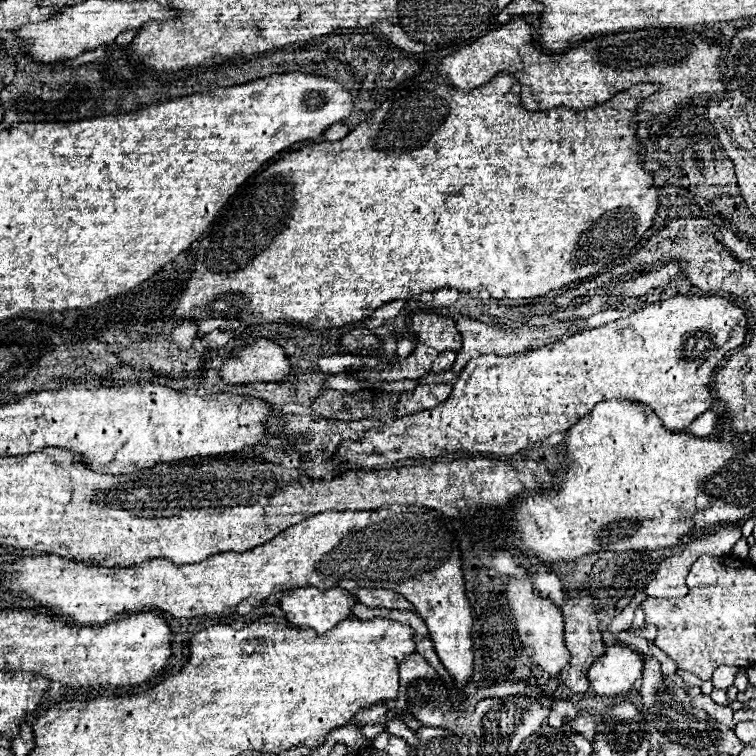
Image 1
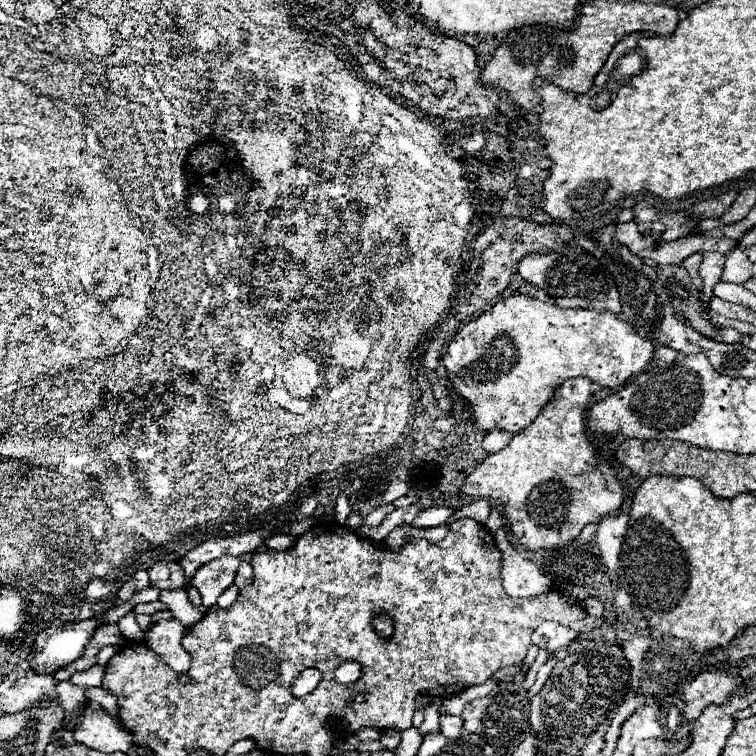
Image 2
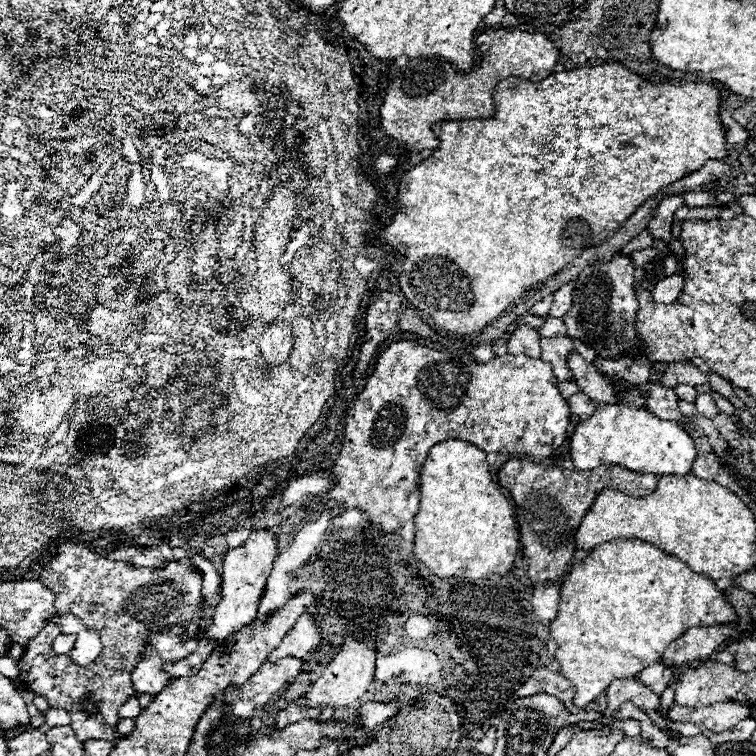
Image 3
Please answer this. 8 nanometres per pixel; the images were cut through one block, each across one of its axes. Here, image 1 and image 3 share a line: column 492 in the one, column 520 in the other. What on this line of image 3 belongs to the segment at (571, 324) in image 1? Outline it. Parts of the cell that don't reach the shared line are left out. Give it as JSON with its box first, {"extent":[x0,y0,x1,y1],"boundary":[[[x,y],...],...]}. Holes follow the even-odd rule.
{"extent":[508,326,540,358],"boundary":[[[518,326],[508,340],[508,354],[526,354],[540,358],[540,334],[532,326]]]}

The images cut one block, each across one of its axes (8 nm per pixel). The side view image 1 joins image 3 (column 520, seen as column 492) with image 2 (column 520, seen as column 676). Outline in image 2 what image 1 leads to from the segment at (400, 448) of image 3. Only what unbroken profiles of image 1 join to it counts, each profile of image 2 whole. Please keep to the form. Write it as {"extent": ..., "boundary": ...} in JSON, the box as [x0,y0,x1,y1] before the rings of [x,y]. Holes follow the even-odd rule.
{"extent":[442,296,656,434],"boundary":[[[510,296],[466,324],[448,342],[446,352],[442,354],[442,364],[452,376],[450,382],[454,392],[472,406],[476,426],[480,430],[488,432],[500,428],[518,434],[536,420],[540,410],[546,406],[546,402],[552,400],[554,392],[564,380],[582,376],[608,388],[622,386],[628,382],[628,378],[636,376],[642,368],[650,364],[654,350],[656,344],[650,338],[638,336],[638,332],[630,324],[610,312],[586,308],[566,310],[530,296]]]}

